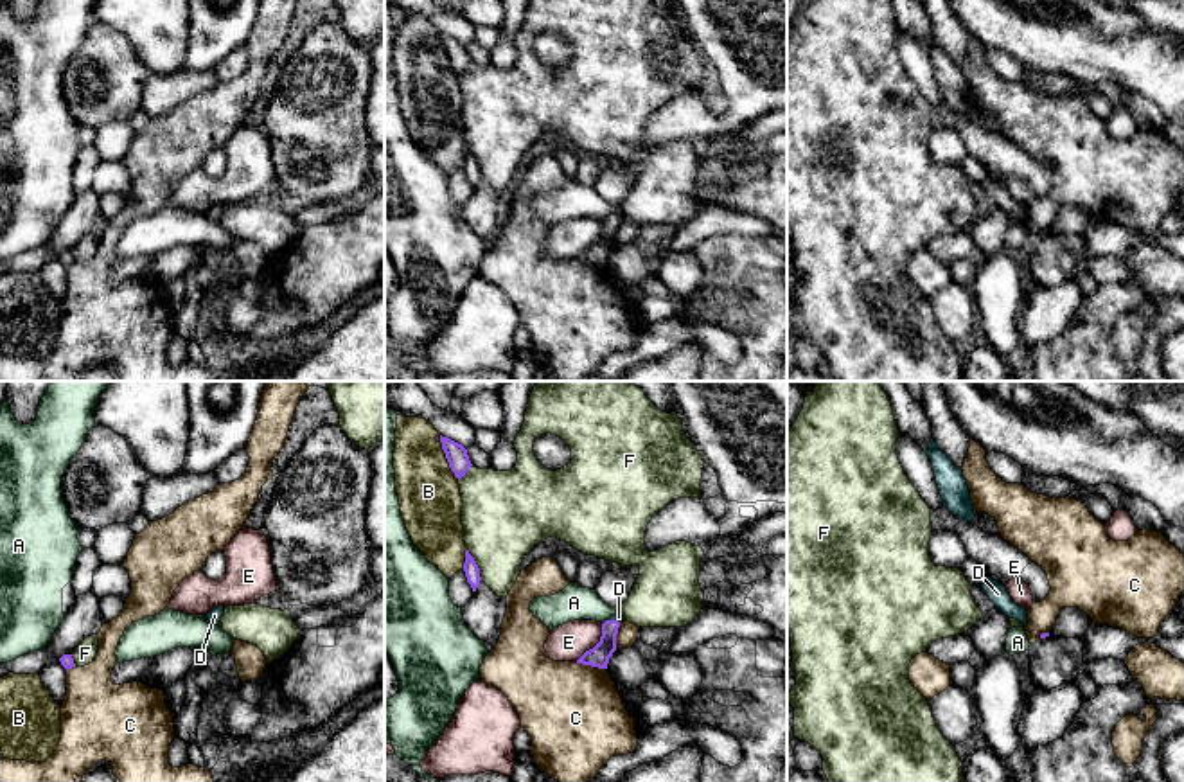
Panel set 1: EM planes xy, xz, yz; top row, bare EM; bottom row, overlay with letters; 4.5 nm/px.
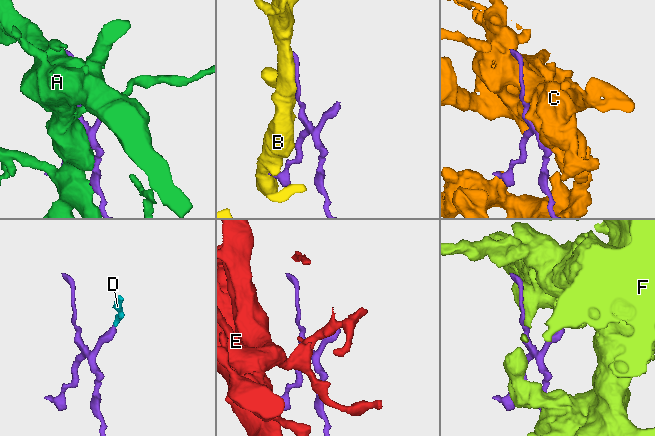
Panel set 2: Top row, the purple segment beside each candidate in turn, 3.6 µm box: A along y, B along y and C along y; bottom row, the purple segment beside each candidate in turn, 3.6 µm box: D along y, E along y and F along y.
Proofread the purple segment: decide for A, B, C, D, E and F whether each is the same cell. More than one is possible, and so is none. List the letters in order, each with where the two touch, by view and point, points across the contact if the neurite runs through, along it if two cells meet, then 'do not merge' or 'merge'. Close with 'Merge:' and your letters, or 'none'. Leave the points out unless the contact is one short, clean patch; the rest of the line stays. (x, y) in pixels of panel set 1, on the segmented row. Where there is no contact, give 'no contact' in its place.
A: contact xz (604, 622); do not merge
B: contact xz (446, 457); do not merge
C: contact xz (592, 666); do not merge
D: contact xz (615, 621); way xz (599, 657), (615, 621), (618, 617); merge
E: contact xz (597, 644); do not merge
F: contact xz (477, 565); do not merge
Merge: D

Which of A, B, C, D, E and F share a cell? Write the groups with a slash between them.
A / B / C / D / E / F

